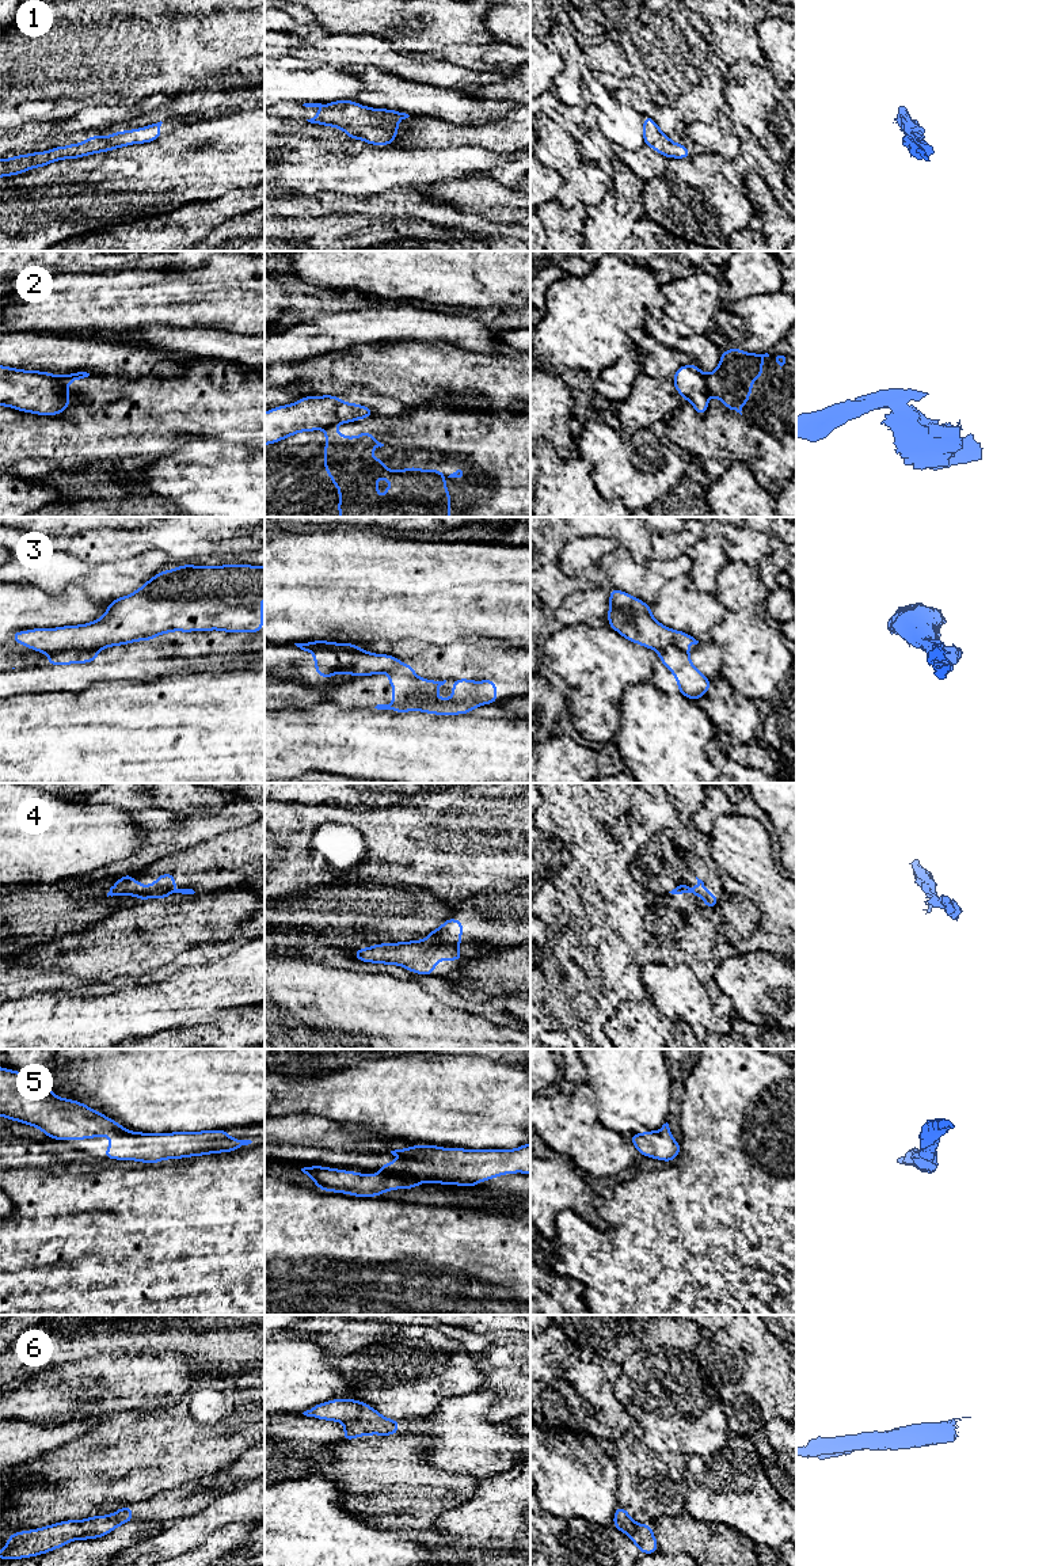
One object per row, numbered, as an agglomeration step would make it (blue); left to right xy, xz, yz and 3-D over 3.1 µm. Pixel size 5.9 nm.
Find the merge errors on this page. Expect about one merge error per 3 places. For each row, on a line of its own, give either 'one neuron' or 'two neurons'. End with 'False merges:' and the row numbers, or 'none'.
1: one neuron
2: two neurons
3: two neurons
4: two neurons
5: one neuron
6: one neuron
False merges: 2, 3, 4

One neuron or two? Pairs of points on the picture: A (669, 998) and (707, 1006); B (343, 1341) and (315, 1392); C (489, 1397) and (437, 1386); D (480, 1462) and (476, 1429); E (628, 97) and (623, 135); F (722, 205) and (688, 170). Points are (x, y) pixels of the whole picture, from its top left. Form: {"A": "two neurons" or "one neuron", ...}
{"A": "one neuron", "B": "two neurons", "C": "two neurons", "D": "one neuron", "E": "two neurons", "F": "one neuron"}

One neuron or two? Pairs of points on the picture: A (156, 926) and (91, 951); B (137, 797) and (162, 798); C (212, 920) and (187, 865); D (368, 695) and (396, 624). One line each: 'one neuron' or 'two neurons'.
A: one neuron
B: two neurons
C: two neurons
D: two neurons

